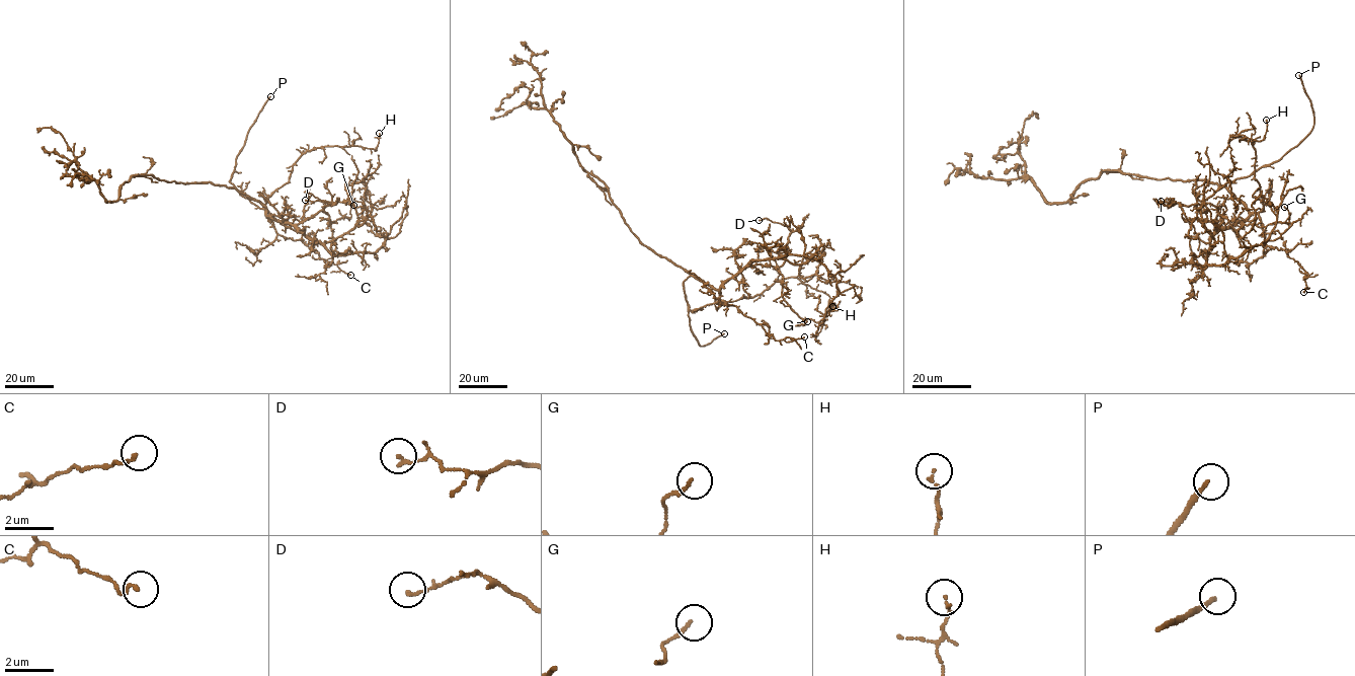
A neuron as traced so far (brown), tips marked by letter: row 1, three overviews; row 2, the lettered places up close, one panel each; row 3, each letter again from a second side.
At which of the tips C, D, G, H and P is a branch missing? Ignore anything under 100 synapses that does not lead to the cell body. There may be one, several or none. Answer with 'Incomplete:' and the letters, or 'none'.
Incomplete: P

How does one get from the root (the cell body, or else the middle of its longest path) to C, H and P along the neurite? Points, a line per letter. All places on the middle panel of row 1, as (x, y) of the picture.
C: (680, 267), (711, 285), (723, 301), (735, 306), (776, 341), (804, 336)
H: (680, 267), (714, 287), (719, 304), (752, 298), (776, 281), (793, 277), (825, 293), (832, 306)
P: (680, 267), (690, 275), (684, 281), (690, 330), (698, 343), (704, 346), (724, 333)

